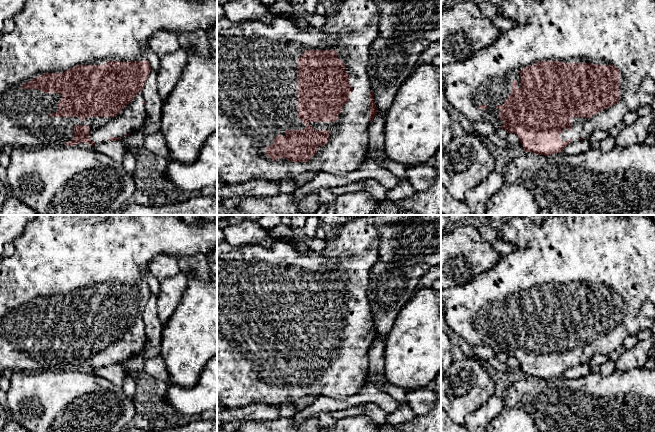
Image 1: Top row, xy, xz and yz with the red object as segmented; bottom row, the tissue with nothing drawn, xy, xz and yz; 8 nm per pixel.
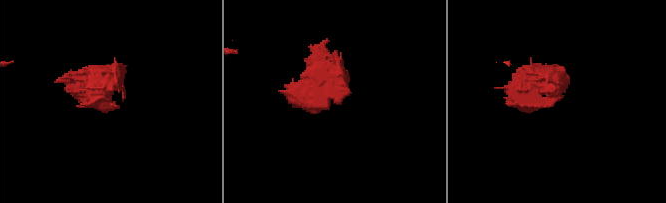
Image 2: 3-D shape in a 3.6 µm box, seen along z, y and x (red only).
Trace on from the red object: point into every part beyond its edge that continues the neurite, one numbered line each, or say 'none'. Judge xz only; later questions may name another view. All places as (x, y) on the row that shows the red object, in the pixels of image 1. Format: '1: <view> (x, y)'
1: xz (256, 62)

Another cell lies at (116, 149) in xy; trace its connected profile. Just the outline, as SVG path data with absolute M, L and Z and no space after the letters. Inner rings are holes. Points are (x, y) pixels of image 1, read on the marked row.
M121 140L108 141L97 143L92 146L95 150L113 158L115 161L122 163L124 155L128 148L121 142Z

